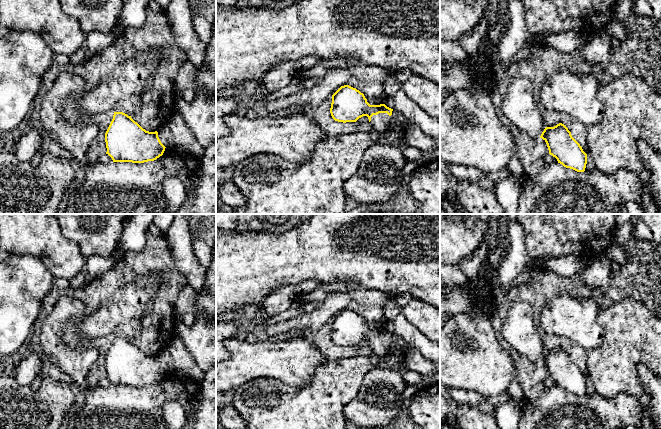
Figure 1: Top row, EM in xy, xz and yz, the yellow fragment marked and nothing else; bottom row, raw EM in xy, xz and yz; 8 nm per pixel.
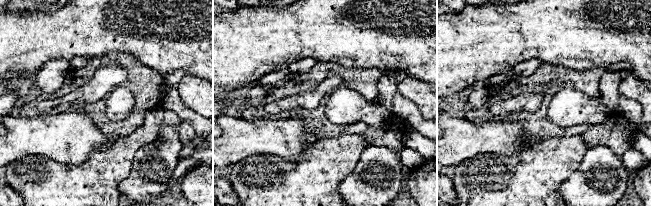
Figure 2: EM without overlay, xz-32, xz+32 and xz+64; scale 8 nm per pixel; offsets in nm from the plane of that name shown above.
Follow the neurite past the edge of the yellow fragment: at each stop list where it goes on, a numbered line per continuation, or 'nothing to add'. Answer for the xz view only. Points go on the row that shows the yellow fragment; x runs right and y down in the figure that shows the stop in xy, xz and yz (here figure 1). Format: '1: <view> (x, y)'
1: xz (272, 185)

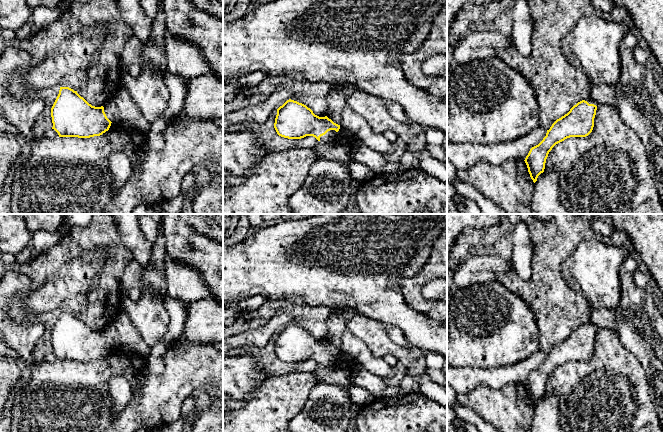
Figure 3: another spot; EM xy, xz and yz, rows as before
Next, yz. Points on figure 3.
1: yz (599, 94)

